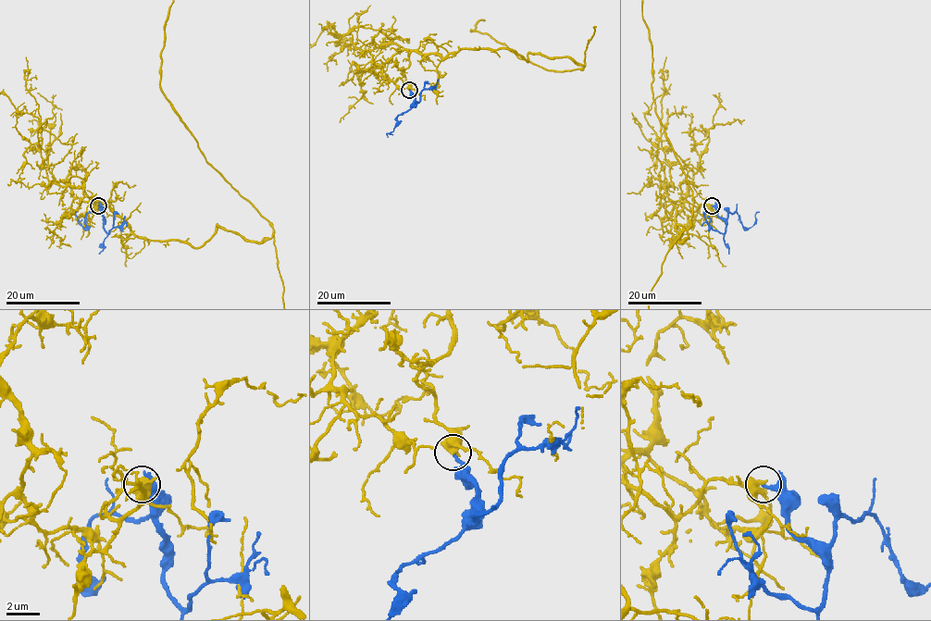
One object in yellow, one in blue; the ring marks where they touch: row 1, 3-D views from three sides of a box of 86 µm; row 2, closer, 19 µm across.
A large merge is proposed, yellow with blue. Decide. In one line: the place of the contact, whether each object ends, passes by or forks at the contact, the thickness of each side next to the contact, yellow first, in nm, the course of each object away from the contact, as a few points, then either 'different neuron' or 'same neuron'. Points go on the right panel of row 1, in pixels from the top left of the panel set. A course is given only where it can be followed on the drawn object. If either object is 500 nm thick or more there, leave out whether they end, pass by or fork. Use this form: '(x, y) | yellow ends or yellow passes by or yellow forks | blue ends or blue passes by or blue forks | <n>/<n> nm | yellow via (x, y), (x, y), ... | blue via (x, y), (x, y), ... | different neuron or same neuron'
(712, 205) | 600/200 nm | yellow via (712, 205), (673, 203), (670, 247), (675, 226), (688, 236), (665, 255) | blue via (712, 205), (721, 218), (729, 213), (737, 213), (738, 220), (746, 228), (754, 224), (755, 214), (759, 212) | different neuron

